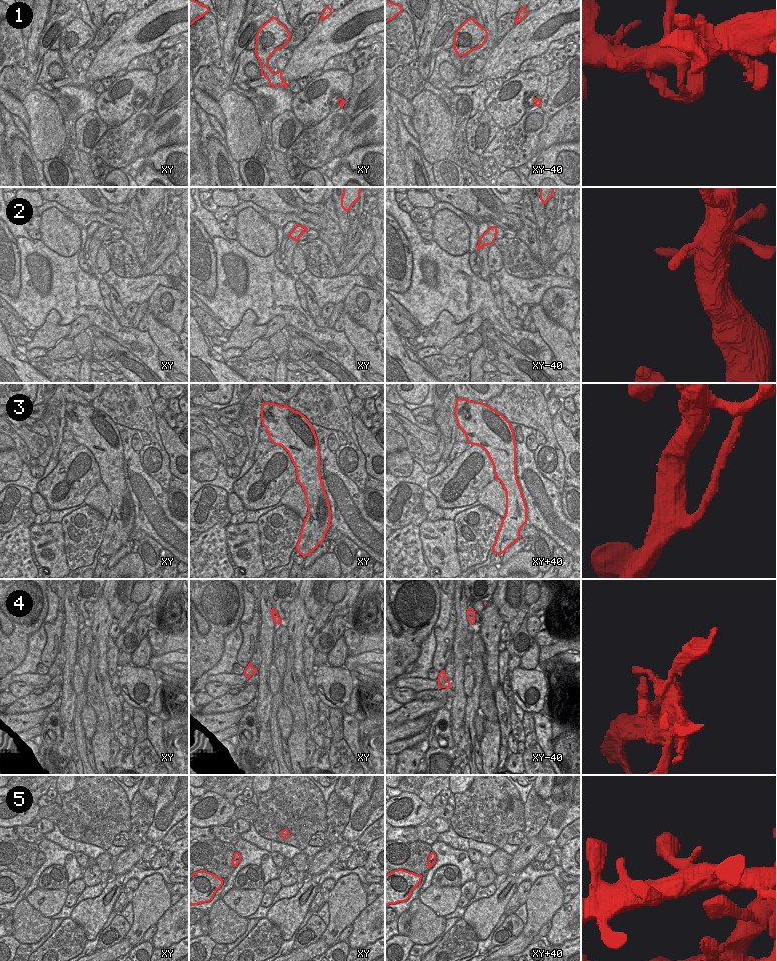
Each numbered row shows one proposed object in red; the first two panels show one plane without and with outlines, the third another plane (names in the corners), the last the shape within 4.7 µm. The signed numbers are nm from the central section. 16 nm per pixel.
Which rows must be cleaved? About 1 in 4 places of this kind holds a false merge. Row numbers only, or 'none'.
3

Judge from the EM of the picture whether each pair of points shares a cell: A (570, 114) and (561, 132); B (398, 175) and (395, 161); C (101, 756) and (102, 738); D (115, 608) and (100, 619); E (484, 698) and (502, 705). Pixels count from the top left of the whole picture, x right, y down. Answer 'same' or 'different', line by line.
A: same
B: same
C: same
D: different
E: different

